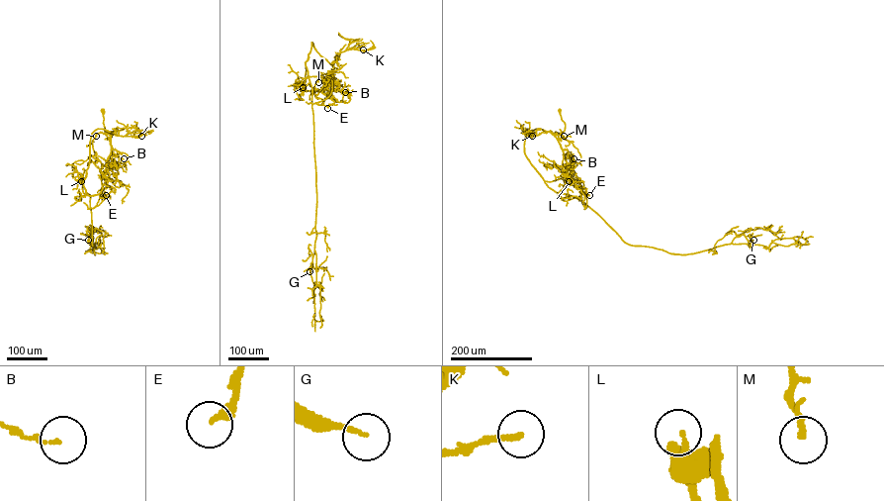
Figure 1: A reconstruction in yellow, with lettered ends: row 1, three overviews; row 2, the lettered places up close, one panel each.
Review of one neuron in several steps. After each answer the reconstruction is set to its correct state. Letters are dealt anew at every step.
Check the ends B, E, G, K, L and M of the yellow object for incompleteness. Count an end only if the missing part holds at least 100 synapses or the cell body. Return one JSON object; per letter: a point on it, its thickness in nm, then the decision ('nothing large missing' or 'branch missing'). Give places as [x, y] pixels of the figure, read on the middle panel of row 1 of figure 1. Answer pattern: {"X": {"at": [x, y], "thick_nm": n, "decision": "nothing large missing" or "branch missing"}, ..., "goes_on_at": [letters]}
{"B": {"at": [345, 92], "thick_nm": 70, "decision": "nothing large missing"}, "E": {"at": [327, 108], "thick_nm": 280, "decision": "nothing large missing"}, "G": {"at": [309, 271], "thick_nm": 150, "decision": "nothing large missing"}, "K": {"at": [363, 50], "thick_nm": 190, "decision": "nothing large missing"}, "L": {"at": [303, 87], "thick_nm": 200, "decision": "nothing large missing"}, "M": {"at": [318, 82], "thick_nm": 130, "decision": "nothing large missing"}, "goes_on_at": []}

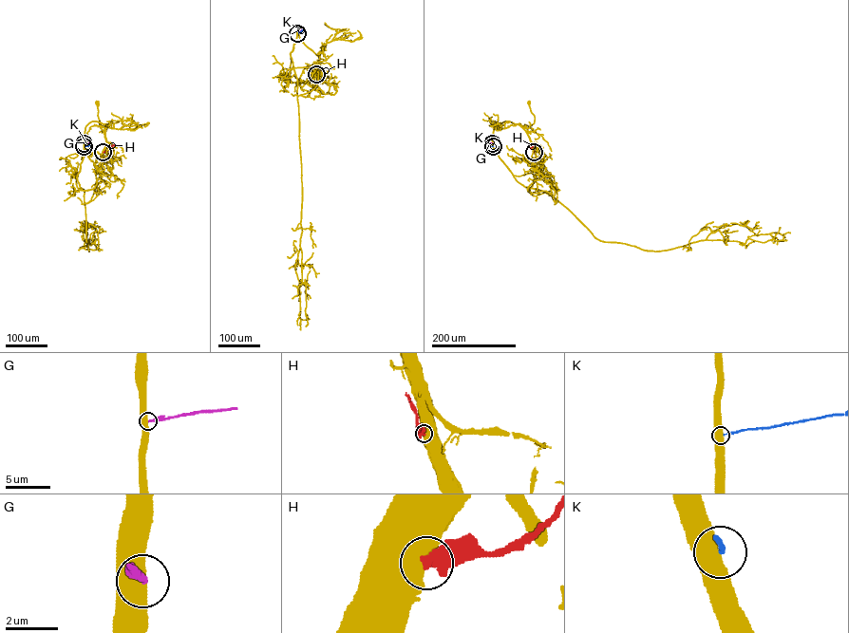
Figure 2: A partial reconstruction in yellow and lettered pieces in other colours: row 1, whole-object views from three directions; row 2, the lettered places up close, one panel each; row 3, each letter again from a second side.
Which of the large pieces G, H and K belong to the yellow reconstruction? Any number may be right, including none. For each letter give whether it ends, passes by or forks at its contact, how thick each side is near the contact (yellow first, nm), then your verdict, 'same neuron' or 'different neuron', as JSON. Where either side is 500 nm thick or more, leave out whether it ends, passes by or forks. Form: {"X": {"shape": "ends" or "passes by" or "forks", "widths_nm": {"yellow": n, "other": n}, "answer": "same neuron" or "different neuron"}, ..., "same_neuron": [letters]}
{"G": {"widths_nm": {"yellow": 500, "other": 240}, "answer": "different neuron"}, "H": {"widths_nm": {"yellow": 750, "other": 500}, "answer": "different neuron"}, "K": {"widths_nm": {"yellow": 600, "other": 160}, "answer": "different neuron"}, "same_neuron": []}

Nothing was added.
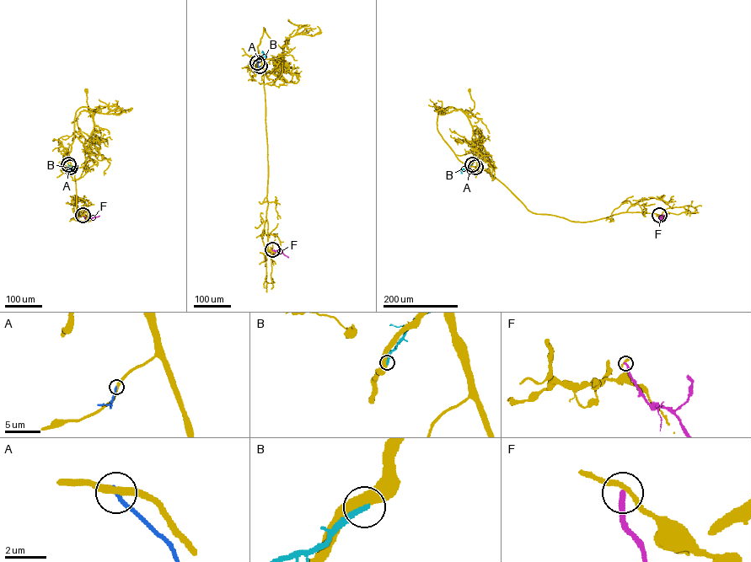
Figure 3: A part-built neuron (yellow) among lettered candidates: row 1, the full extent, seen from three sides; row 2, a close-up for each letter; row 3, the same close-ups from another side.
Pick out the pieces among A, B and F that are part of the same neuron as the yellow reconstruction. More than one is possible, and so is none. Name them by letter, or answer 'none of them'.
none of them

